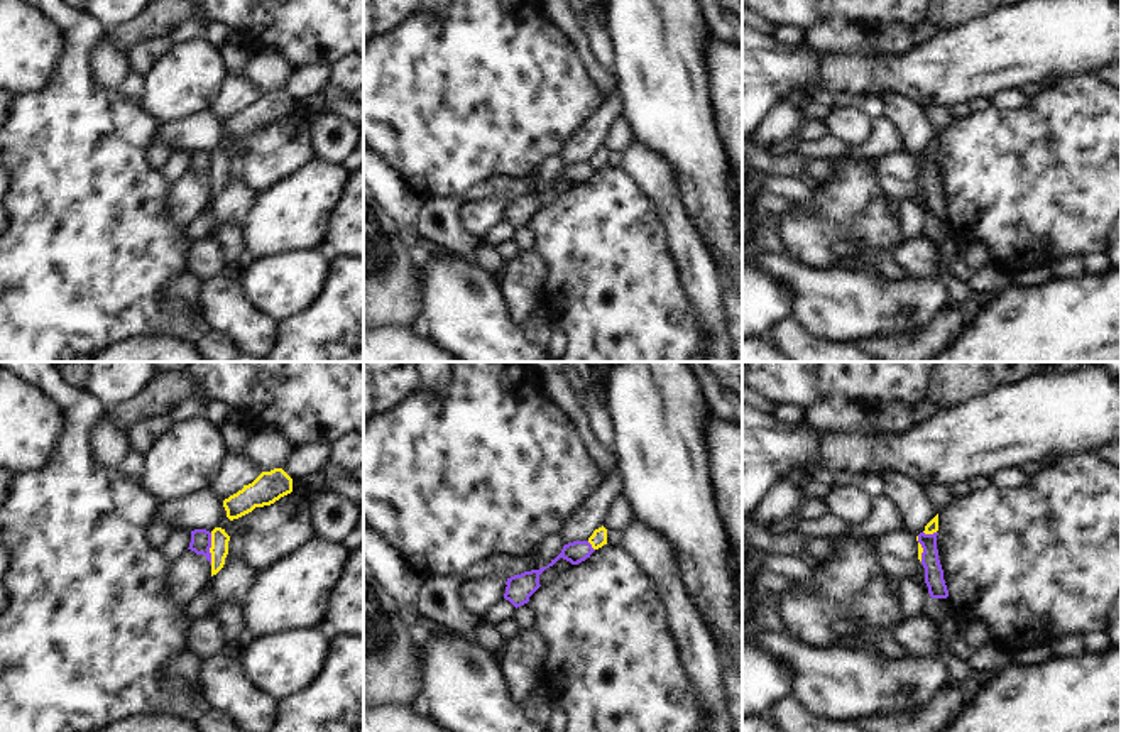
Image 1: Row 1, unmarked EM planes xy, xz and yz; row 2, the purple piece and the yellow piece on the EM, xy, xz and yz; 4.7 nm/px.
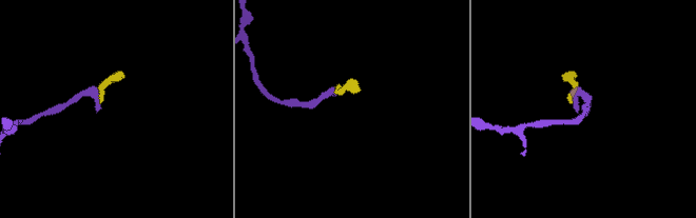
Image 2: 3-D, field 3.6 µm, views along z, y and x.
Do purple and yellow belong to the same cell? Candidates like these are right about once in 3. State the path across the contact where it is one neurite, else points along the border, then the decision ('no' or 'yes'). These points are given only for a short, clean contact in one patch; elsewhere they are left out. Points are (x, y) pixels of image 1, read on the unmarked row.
along xy (212, 154), (210, 185) | no

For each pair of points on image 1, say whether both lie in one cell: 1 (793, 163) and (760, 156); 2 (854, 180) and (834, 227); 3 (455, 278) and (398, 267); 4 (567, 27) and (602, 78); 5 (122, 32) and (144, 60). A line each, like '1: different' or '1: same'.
1: same
2: same
3: different
4: same
5: different

